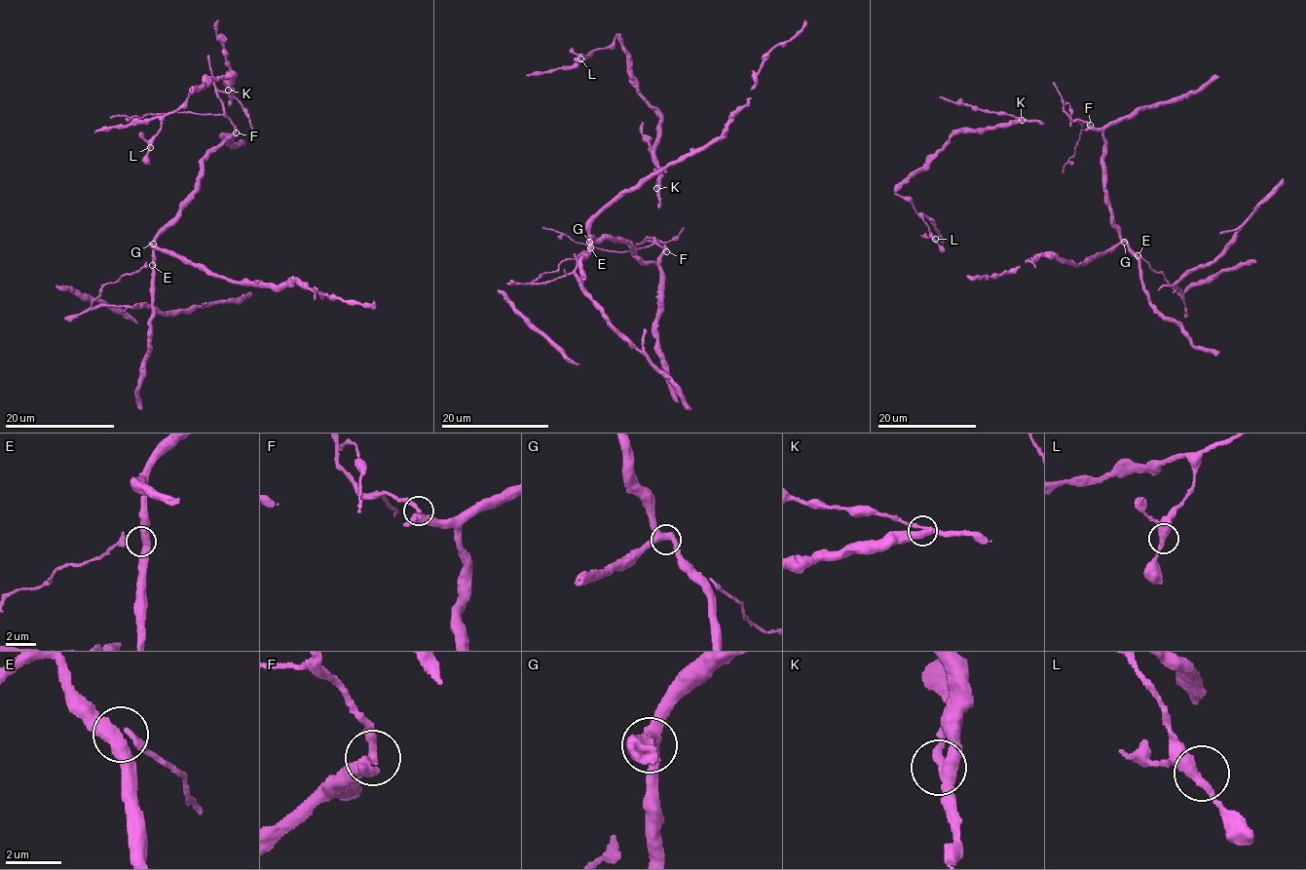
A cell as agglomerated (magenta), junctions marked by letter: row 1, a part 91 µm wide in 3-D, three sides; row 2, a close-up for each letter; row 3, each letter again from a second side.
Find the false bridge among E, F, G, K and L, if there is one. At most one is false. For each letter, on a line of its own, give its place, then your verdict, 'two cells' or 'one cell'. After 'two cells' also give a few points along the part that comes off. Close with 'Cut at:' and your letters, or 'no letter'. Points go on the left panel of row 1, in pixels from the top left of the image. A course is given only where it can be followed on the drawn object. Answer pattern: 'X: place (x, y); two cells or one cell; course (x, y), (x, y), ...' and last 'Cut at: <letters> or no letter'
E: place (152, 265); one cell
F: place (236, 132); two cells; course (235, 132), (225, 116), (182, 112), (109, 117)
G: place (153, 244); one cell
K: place (228, 90); one cell
L: place (150, 147); one cell
Cut at: F

